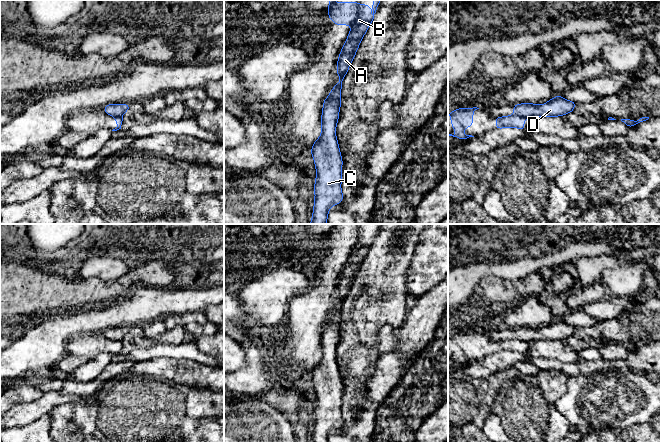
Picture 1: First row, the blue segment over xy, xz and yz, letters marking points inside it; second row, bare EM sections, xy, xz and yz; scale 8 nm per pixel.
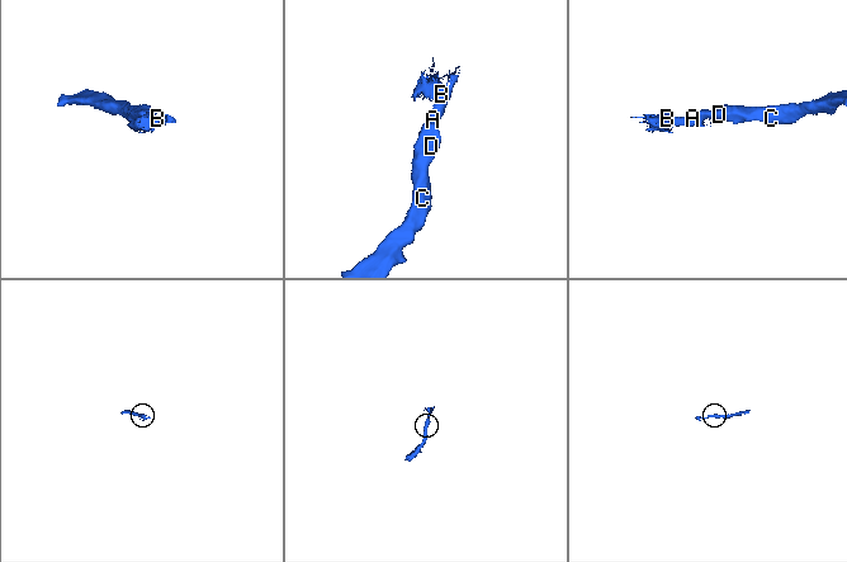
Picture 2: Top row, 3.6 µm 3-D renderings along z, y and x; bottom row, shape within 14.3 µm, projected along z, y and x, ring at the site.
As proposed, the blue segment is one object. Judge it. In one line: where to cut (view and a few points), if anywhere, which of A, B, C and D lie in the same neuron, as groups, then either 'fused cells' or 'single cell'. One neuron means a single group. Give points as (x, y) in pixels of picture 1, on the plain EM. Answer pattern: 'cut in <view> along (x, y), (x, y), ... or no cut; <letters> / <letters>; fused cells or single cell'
cut in yz along (514, 339), (520, 339), (525, 342); A B / C D; fused cells

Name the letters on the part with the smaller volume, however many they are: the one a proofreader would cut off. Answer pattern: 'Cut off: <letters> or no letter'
Cut off: A, B

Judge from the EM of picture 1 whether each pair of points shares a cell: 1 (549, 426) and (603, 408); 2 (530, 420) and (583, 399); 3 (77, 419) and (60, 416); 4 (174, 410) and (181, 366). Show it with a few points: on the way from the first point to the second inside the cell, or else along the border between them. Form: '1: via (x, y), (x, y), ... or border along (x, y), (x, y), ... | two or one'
1: border along (555, 400), (555, 407), (570, 423) | two
2: border along (566, 388), (556, 400), (555, 407), (570, 423) | two
3: via (73, 417), (64, 416) | one
4: border along (166, 380), (201, 389) | two

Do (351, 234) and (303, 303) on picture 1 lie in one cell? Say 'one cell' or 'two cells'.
one cell

